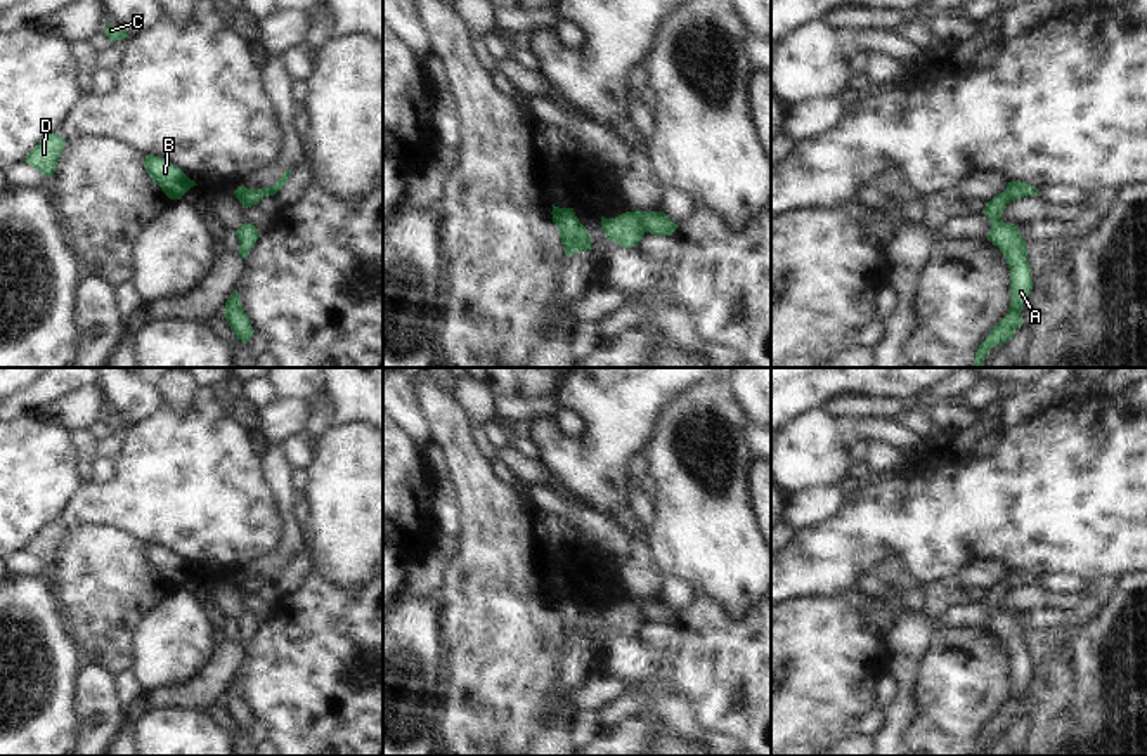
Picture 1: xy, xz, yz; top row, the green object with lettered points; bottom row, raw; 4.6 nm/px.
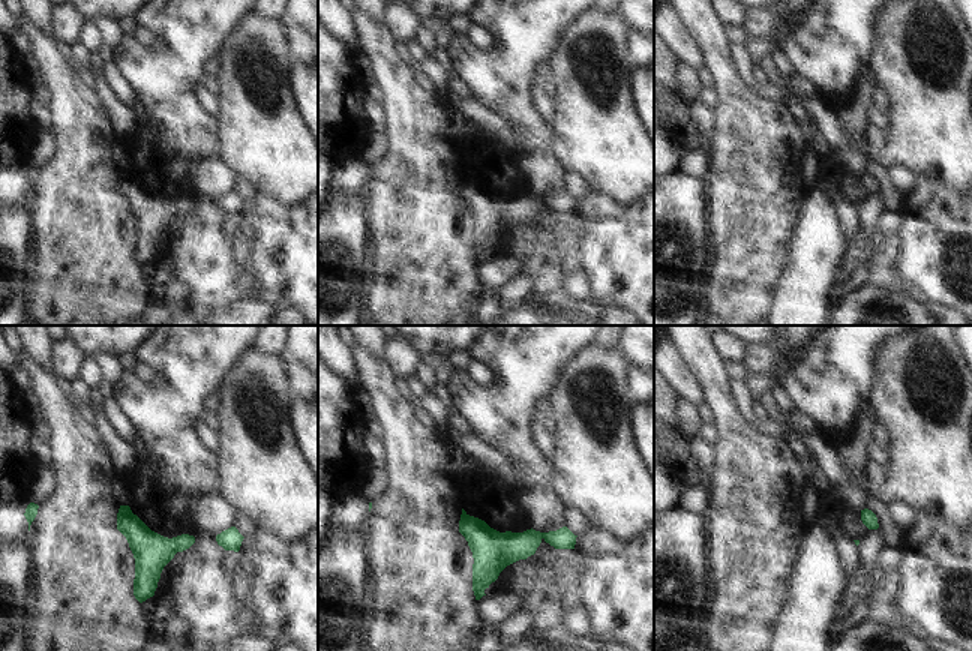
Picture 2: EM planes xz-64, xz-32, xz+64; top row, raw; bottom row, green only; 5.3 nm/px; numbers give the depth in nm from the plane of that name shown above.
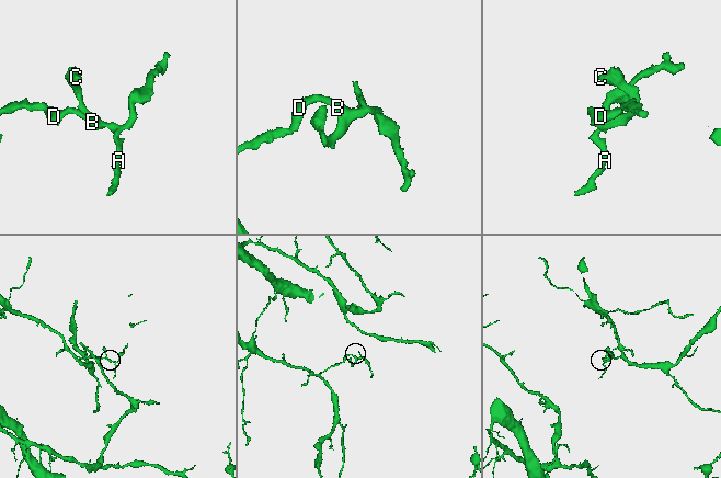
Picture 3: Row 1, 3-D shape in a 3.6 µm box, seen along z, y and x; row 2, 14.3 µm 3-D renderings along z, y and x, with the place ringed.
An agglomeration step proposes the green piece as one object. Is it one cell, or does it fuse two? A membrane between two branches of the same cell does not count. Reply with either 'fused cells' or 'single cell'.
fused cells

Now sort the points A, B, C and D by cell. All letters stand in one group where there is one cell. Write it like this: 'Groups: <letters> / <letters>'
Groups: A / B C D

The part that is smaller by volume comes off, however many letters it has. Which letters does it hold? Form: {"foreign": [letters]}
{"foreign": ["A"]}

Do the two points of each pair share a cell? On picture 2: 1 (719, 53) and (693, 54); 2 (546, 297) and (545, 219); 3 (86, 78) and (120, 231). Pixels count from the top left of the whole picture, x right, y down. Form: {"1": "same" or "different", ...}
{"1": "different", "2": "same", "3": "different"}

